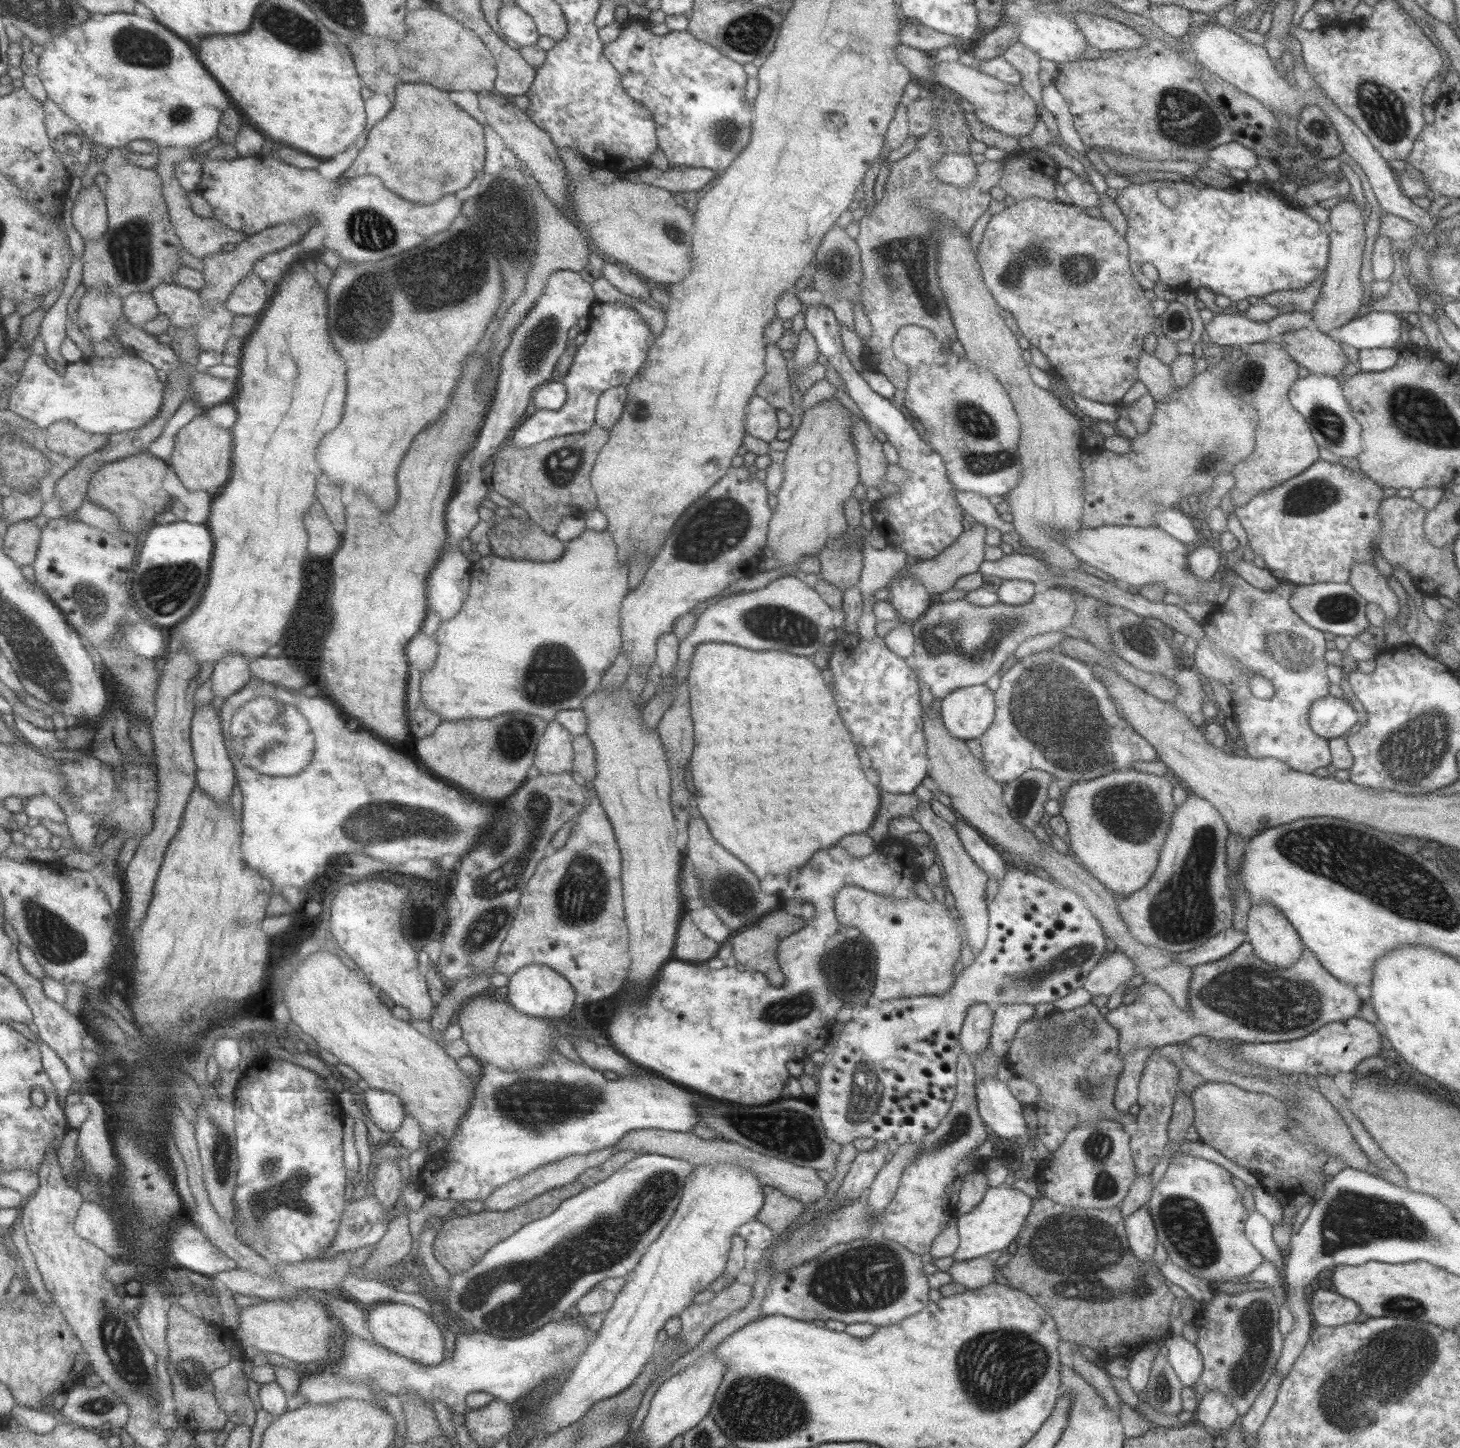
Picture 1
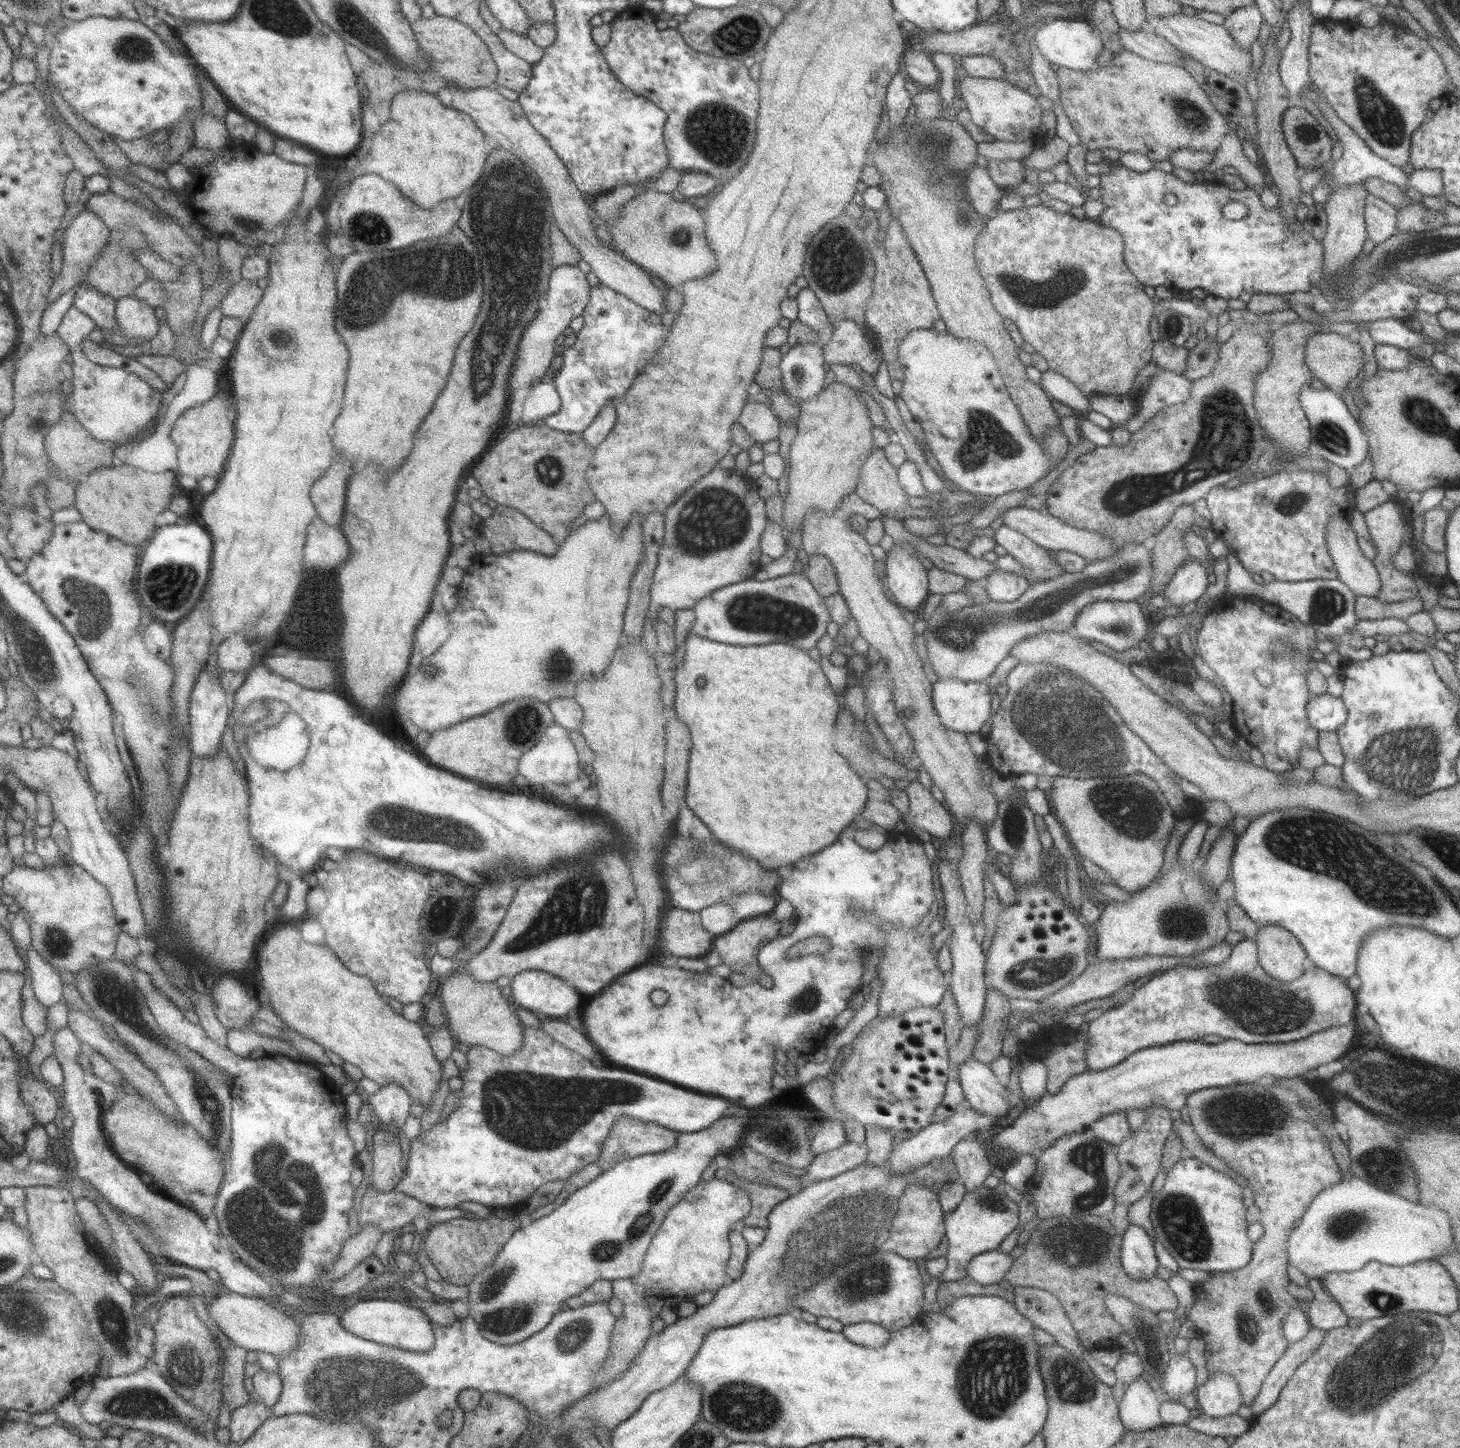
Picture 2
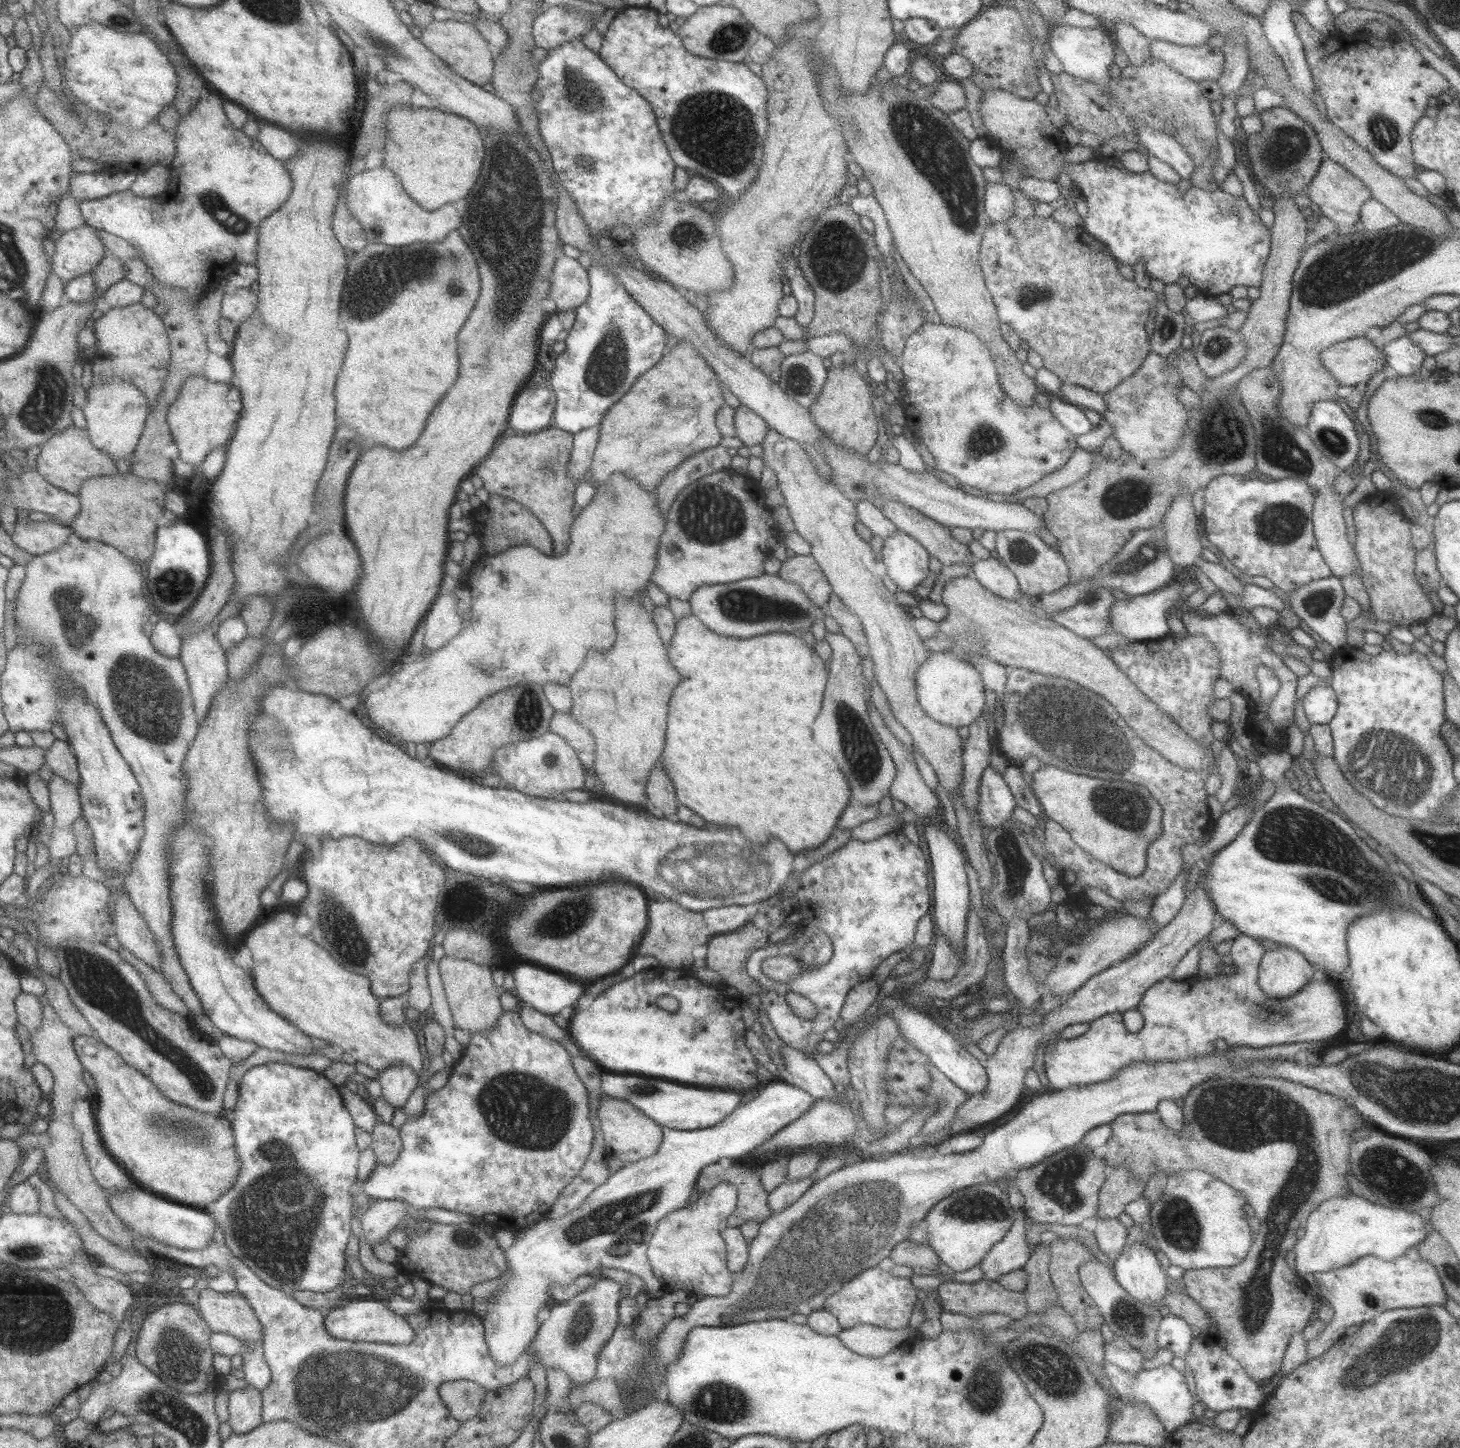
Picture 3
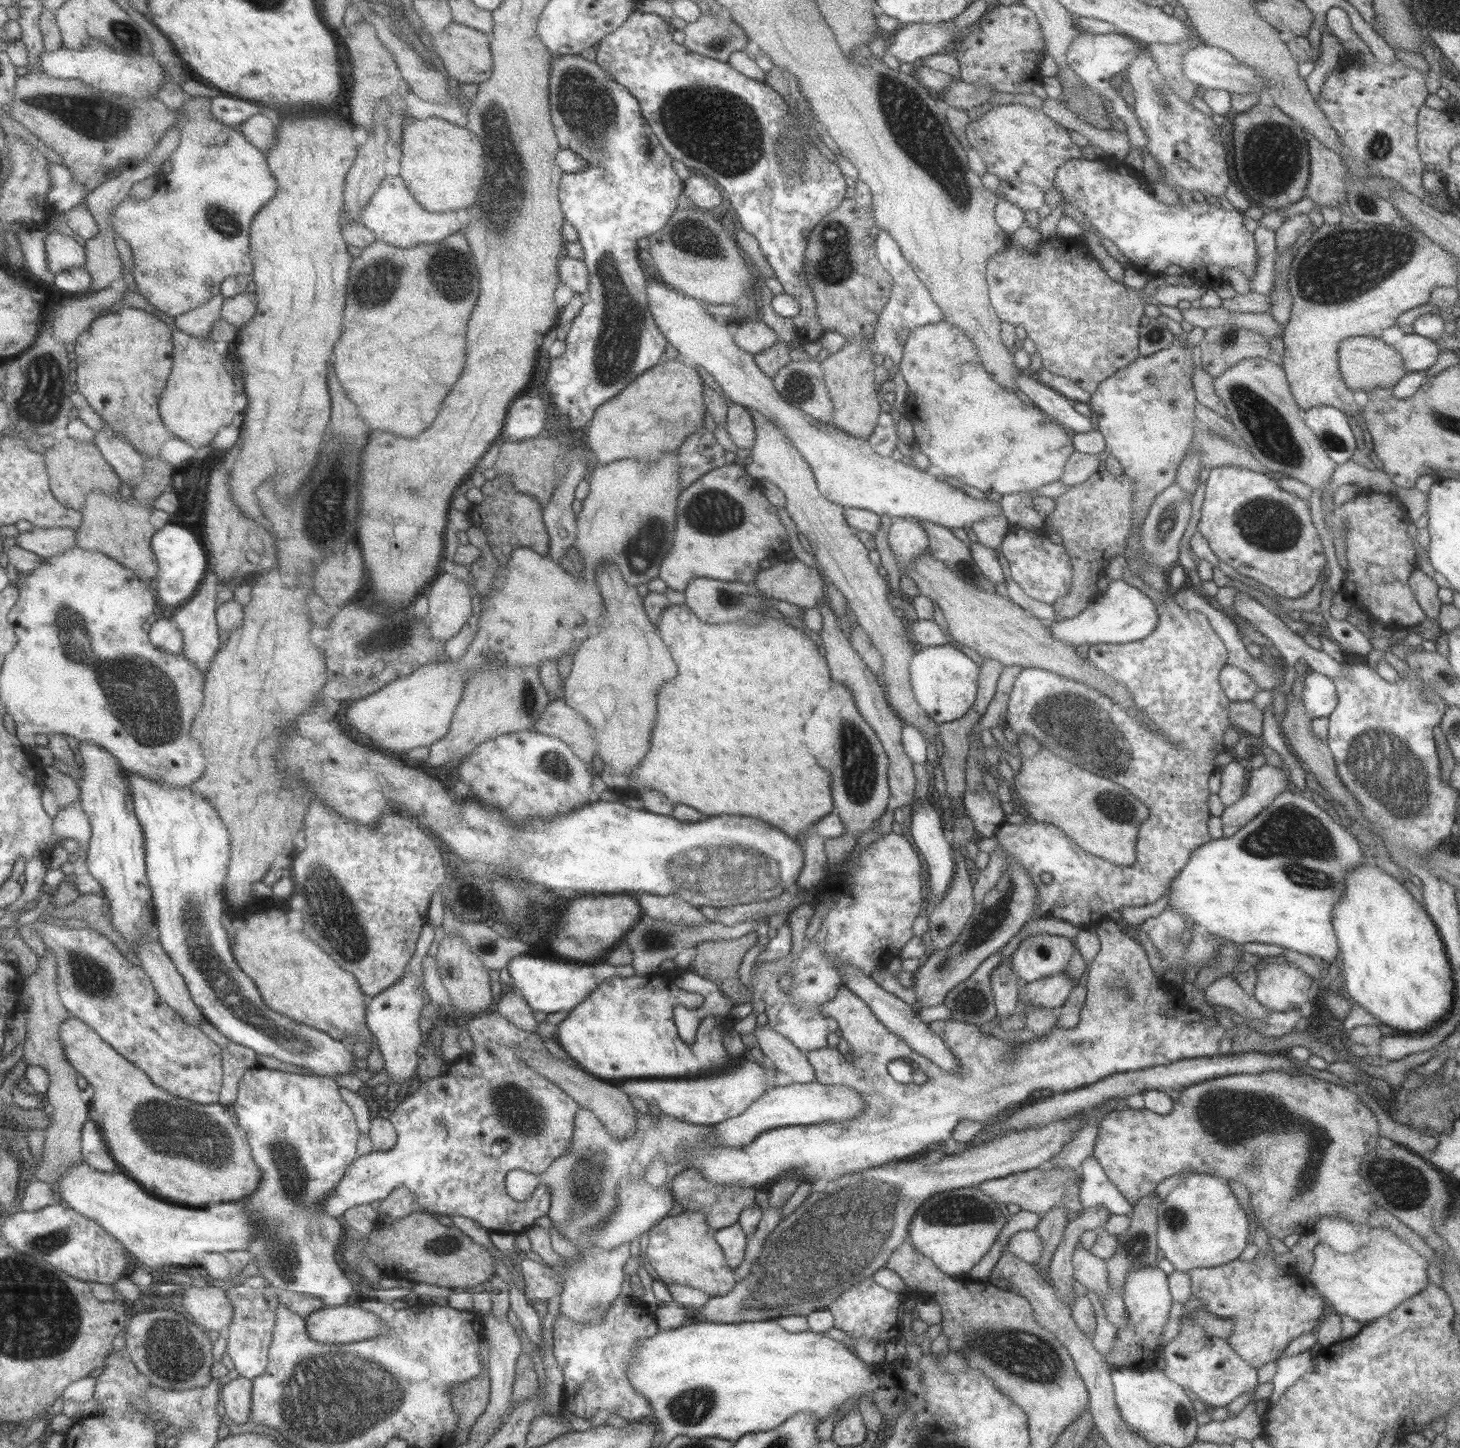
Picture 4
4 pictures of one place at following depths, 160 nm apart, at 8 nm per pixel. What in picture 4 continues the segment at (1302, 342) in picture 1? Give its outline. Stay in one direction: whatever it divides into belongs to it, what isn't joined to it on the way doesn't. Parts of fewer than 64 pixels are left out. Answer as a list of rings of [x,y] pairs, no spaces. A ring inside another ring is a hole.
[[[1352,336],[1342,340],[1338,346],[1336,365],[1349,390],[1367,390],[1368,388],[1392,388],[1406,374],[1401,355],[1392,345],[1385,344],[1380,337]]]

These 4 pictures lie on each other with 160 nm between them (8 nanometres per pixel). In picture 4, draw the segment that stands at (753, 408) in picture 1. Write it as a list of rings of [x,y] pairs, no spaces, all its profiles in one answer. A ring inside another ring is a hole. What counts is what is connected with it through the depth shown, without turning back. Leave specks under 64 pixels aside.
[[[733,403],[726,412],[726,422],[724,428],[729,434],[729,438],[739,449],[751,449],[754,445],[754,424],[748,410]]]

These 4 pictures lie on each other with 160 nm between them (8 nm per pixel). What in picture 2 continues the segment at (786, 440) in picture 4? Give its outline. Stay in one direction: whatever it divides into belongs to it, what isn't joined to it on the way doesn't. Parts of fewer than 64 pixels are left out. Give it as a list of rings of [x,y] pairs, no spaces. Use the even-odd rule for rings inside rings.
[[[854,493],[847,494],[831,514],[809,510],[801,522],[801,546],[806,556],[825,557],[835,571],[838,593],[848,606],[850,616],[859,628],[859,635],[869,648],[885,658],[884,674],[892,682],[892,703],[899,720],[907,729],[917,761],[933,785],[943,795],[943,804],[957,822],[967,817],[975,817],[985,827],[995,818],[998,803],[989,792],[979,775],[980,764],[965,739],[965,733],[945,728],[936,715],[931,700],[931,685],[923,673],[922,660],[914,649],[916,634],[909,622],[905,621],[902,609],[885,597],[882,584],[877,580],[875,564],[869,544],[861,534],[854,532],[847,517],[859,515],[871,521],[882,514],[866,504]]]

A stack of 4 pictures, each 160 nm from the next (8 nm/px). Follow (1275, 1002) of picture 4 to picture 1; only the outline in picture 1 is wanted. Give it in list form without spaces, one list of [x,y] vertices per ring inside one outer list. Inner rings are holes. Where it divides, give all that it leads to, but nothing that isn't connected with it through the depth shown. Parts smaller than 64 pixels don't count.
[[[1270,902],[1251,904],[1247,913],[1246,928],[1247,941],[1250,942],[1255,956],[1273,967],[1279,969],[1291,967],[1304,948],[1295,929]]]

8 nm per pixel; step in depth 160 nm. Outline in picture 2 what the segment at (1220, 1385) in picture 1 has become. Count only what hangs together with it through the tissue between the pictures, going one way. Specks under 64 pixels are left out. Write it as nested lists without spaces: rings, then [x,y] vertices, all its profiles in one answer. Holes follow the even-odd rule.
[[[1260,1082],[1249,1083],[1249,1084],[1230,1084],[1222,1087],[1211,1087],[1202,1088],[1192,1092],[1188,1095],[1185,1102],[1187,1111],[1189,1111],[1189,1120],[1191,1122],[1192,1129],[1196,1134],[1196,1138],[1202,1142],[1203,1146],[1217,1159],[1221,1159],[1231,1170],[1234,1170],[1236,1174],[1240,1174],[1248,1186],[1249,1193],[1253,1199],[1254,1205],[1260,1210],[1258,1223],[1263,1227],[1263,1234],[1252,1243],[1252,1252],[1250,1259],[1247,1264],[1244,1264],[1241,1268],[1235,1269],[1234,1271],[1227,1272],[1210,1272],[1209,1278],[1204,1282],[1197,1283],[1195,1285],[1194,1303],[1186,1316],[1187,1319],[1195,1325],[1195,1332],[1201,1340],[1204,1342],[1204,1360],[1207,1377],[1210,1374],[1216,1373],[1217,1371],[1224,1372],[1226,1375],[1232,1376],[1238,1384],[1241,1398],[1244,1404],[1249,1406],[1253,1402],[1255,1396],[1261,1388],[1263,1379],[1267,1376],[1267,1373],[1271,1370],[1271,1367],[1280,1359],[1280,1356],[1285,1352],[1288,1345],[1288,1340],[1284,1337],[1282,1326],[1286,1314],[1292,1309],[1292,1306],[1297,1306],[1297,1300],[1287,1293],[1285,1286],[1289,1284],[1290,1280],[1287,1277],[1288,1255],[1287,1255],[1287,1239],[1294,1229],[1294,1222],[1299,1220],[1315,1196],[1319,1194],[1324,1188],[1329,1188],[1343,1179],[1340,1173],[1339,1167],[1333,1158],[1328,1138],[1316,1127],[1314,1118],[1311,1116],[1311,1112],[1301,1104],[1299,1095],[1291,1089],[1280,1085],[1279,1083],[1269,1083],[1261,1085]]]

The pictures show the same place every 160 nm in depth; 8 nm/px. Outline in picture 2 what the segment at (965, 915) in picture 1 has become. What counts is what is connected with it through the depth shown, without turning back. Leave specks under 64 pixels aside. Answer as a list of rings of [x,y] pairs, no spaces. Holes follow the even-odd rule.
[[[917,779],[909,780],[904,791],[909,807],[908,816],[903,816],[907,833],[911,827],[917,827],[923,831],[925,838],[935,836],[943,841],[953,836],[951,816],[943,802],[938,801]]]

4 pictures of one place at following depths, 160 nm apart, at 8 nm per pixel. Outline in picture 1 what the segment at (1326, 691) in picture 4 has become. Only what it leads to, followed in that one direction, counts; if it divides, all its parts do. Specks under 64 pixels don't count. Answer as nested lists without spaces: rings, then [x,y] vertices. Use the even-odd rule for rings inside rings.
[[[1325,695],[1310,704],[1308,723],[1317,736],[1330,739],[1345,736],[1358,717],[1350,702]]]

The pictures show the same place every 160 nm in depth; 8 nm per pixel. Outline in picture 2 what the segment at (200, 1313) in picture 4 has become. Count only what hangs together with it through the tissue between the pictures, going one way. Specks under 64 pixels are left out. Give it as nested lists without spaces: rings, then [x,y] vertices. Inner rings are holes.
[[[226,1289],[215,1295],[207,1305],[207,1310],[220,1329],[243,1348],[257,1352],[263,1351],[279,1357],[283,1353],[290,1353],[298,1345],[300,1324],[264,1299]]]

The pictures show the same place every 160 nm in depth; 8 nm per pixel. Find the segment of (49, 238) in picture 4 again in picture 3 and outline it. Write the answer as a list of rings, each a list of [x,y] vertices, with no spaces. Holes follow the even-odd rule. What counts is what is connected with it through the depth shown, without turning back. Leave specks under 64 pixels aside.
[[[85,225],[66,232],[56,241],[56,253],[54,254],[52,270],[55,271],[66,285],[76,276],[93,272],[94,268],[102,262],[106,253],[106,244],[96,232],[97,228]]]

